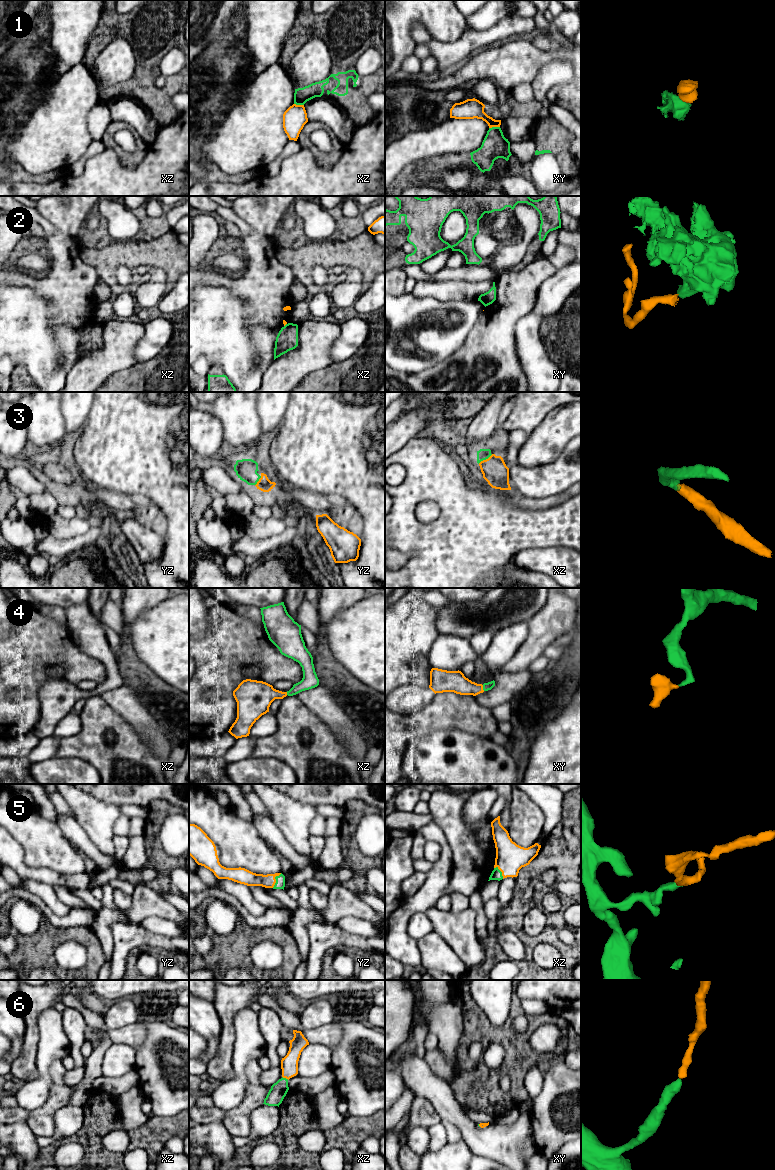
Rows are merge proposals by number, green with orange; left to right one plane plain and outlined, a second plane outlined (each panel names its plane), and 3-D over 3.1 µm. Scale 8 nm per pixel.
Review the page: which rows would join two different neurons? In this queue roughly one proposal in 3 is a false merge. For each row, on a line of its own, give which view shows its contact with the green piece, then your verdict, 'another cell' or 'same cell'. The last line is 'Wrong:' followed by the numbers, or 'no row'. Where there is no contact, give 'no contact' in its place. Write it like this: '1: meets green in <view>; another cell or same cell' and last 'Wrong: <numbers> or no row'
1: meets green in xy; another cell
2: meets green in xz; another cell
3: meets green in xz; same cell
4: meets green in xy; same cell
5: meets green in yz; same cell
6: meets green in xz; same cell
Wrong: 1, 2

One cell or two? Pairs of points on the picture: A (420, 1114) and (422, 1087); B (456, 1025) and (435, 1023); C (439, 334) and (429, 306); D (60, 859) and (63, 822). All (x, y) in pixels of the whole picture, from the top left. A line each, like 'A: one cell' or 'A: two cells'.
A: two cells
B: one cell
C: one cell
D: two cells

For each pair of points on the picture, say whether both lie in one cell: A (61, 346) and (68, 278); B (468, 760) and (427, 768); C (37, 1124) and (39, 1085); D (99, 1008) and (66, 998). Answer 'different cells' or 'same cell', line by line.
A: different cells
B: same cell
C: different cells
D: different cells

